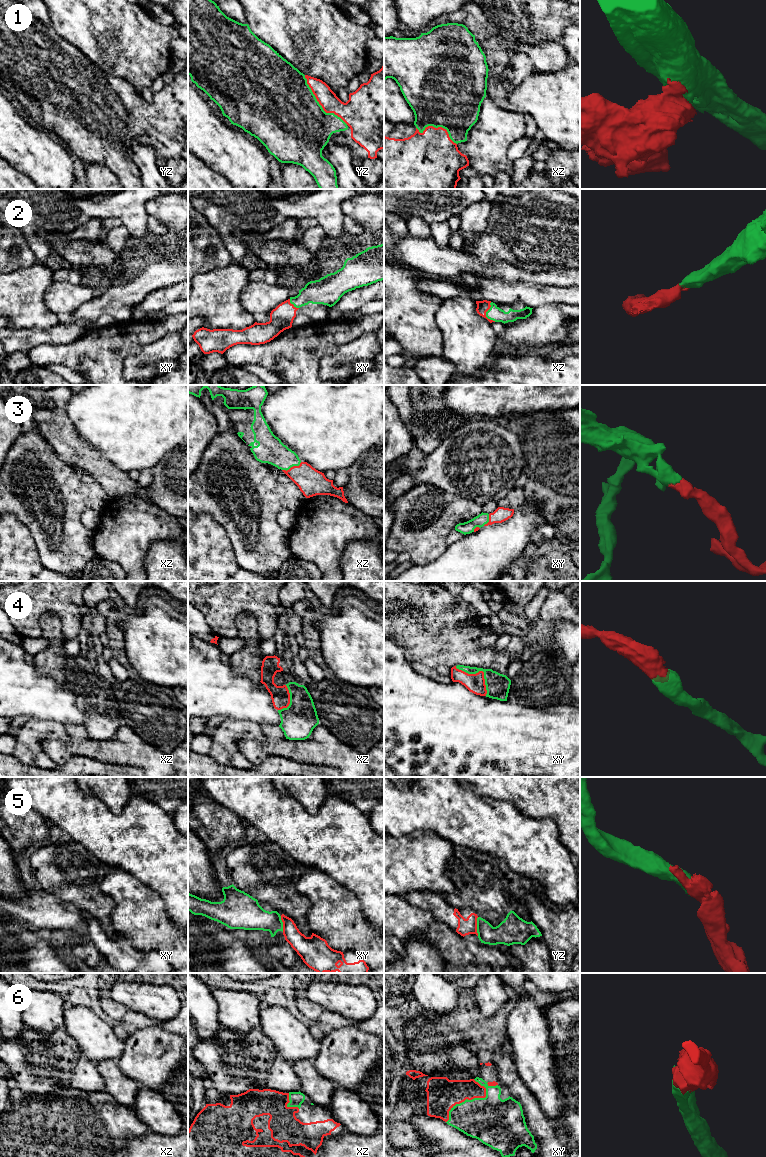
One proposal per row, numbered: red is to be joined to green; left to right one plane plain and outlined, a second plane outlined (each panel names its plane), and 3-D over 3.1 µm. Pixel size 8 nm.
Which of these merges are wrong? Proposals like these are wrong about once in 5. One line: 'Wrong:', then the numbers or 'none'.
Wrong: 5

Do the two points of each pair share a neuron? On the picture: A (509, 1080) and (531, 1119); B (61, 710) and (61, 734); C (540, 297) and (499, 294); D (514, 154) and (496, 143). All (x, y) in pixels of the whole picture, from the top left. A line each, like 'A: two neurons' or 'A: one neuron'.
A: one neuron
B: two neurons
C: one neuron
D: two neurons

